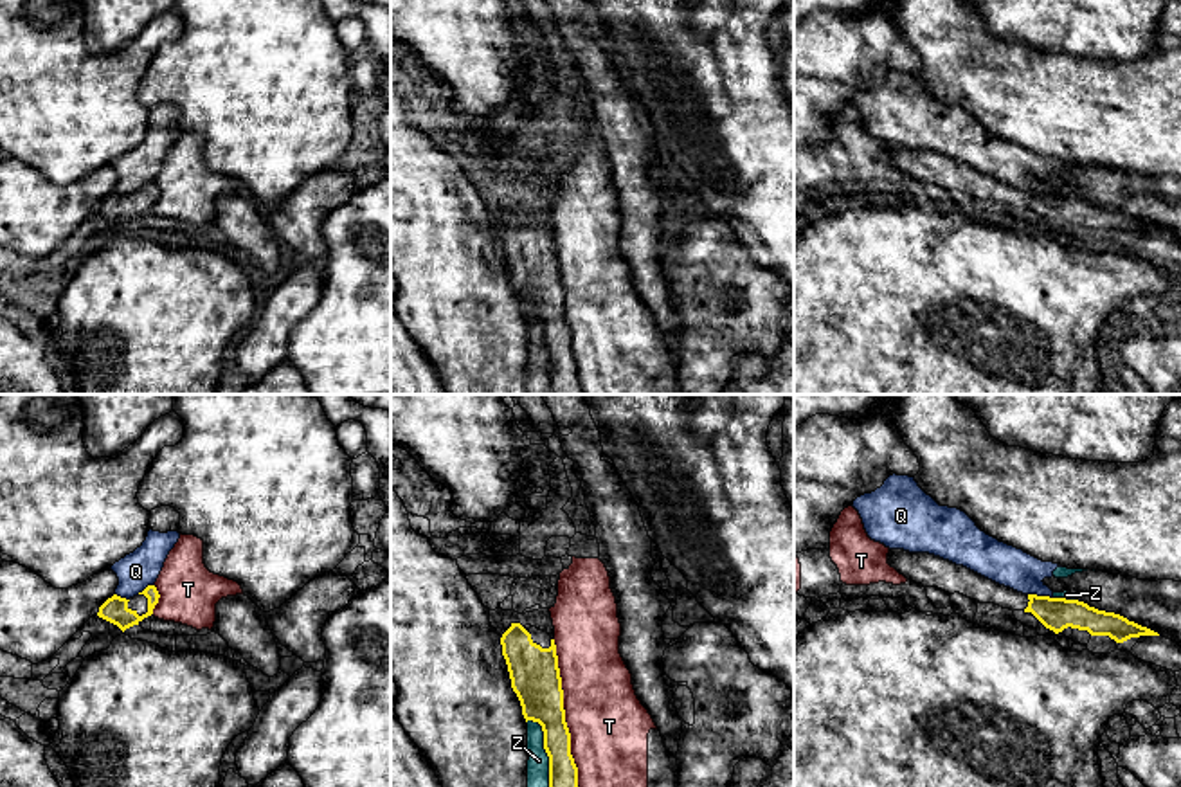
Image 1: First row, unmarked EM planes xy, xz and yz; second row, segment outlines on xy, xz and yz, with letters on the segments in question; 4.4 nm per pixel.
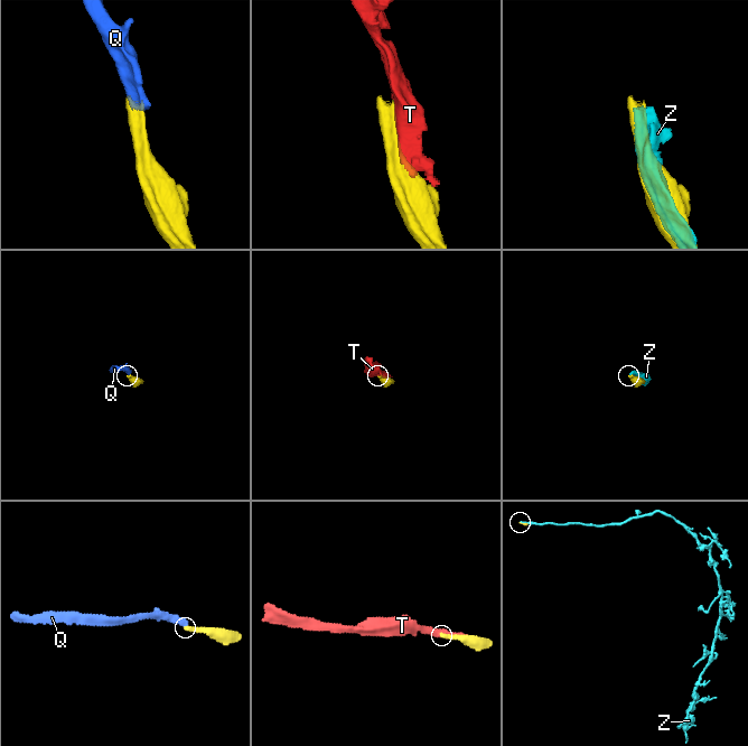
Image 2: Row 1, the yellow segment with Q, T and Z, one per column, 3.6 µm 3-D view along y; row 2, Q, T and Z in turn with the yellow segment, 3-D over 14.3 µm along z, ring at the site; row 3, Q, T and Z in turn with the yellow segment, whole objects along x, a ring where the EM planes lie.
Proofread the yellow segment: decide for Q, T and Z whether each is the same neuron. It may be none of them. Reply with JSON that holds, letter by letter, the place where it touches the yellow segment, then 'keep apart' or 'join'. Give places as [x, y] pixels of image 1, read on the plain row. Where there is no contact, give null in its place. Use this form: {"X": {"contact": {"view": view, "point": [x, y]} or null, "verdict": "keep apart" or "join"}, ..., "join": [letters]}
{"Q": {"contact": {"view": "yz", "point": [1041, 193]}, "verdict": "keep apart"}, "T": {"contact": {"view": "xz", "point": [564, 314]}, "verdict": "keep apart"}, "Z": {"contact": {"view": "xz", "point": [548, 352]}, "verdict": "keep apart"}, "join": []}

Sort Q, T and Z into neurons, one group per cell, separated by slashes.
Q Z / T

